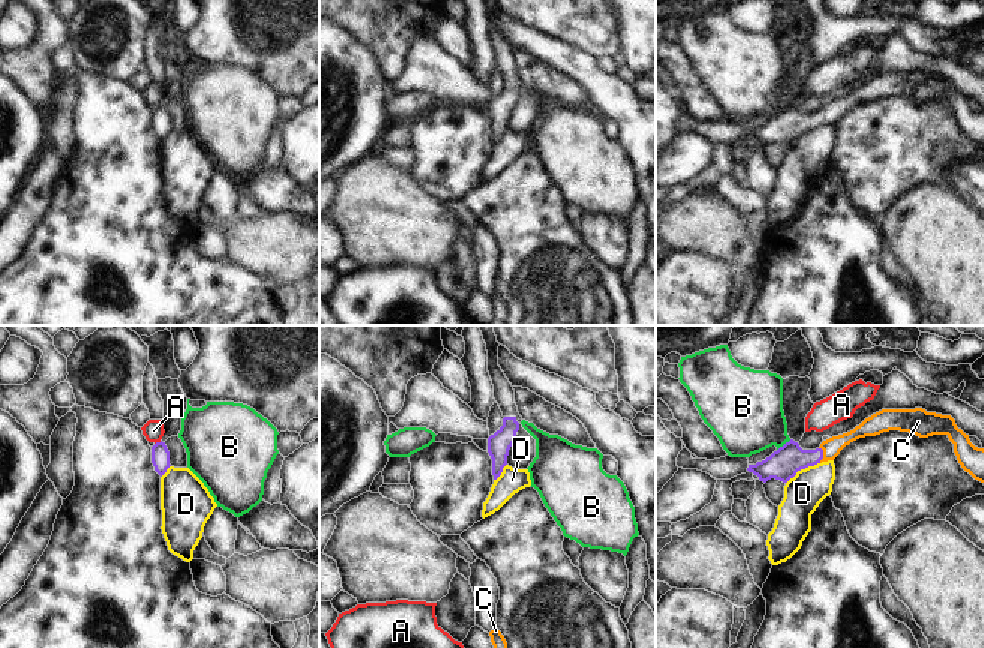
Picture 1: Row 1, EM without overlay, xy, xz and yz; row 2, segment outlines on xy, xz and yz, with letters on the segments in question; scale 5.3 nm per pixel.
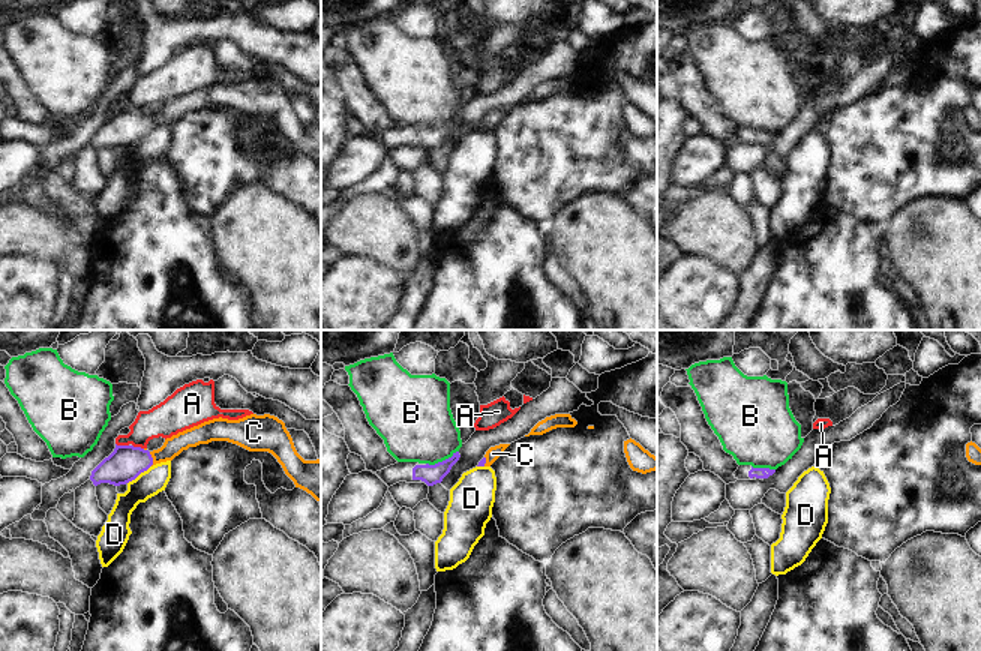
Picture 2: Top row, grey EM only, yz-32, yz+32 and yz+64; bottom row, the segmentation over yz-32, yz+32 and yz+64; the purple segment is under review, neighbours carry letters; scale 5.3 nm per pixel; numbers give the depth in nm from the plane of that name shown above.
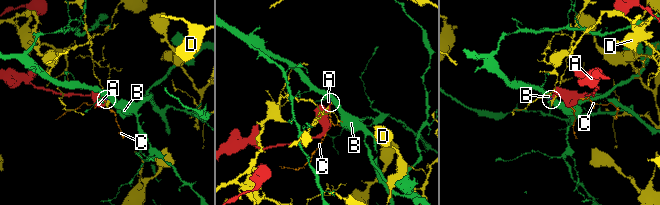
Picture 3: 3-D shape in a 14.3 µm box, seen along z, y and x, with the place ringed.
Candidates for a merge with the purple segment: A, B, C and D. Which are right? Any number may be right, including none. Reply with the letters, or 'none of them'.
C

